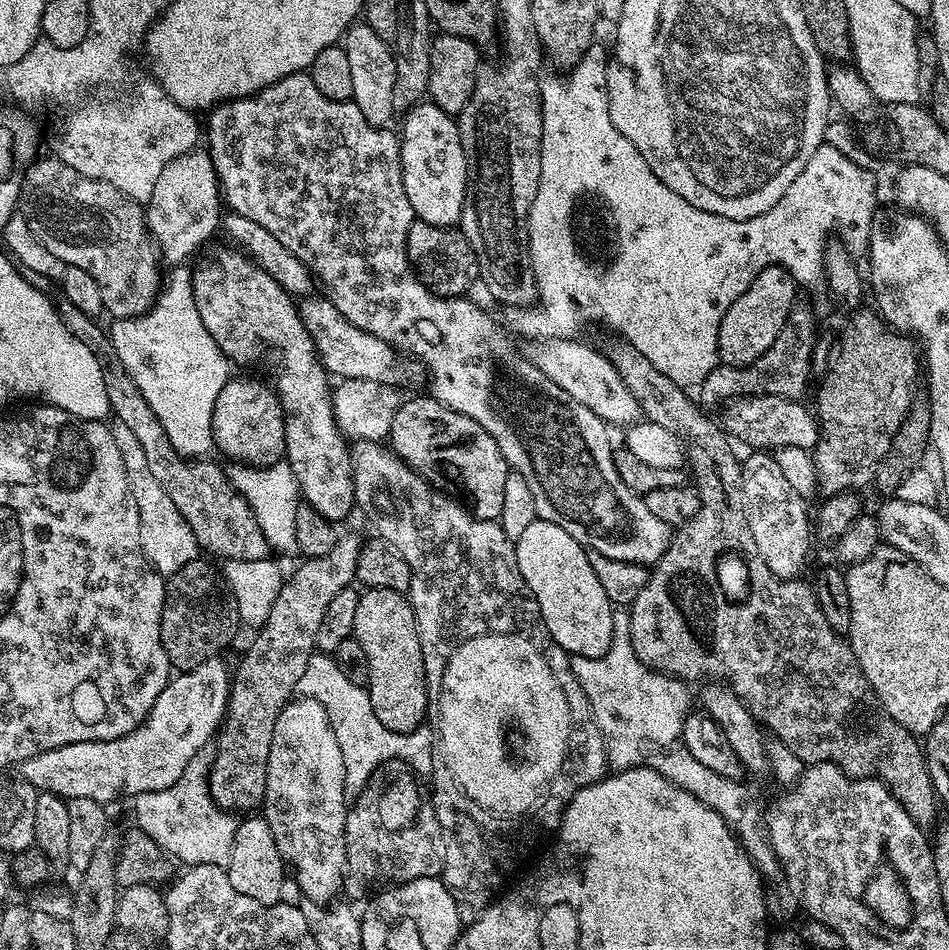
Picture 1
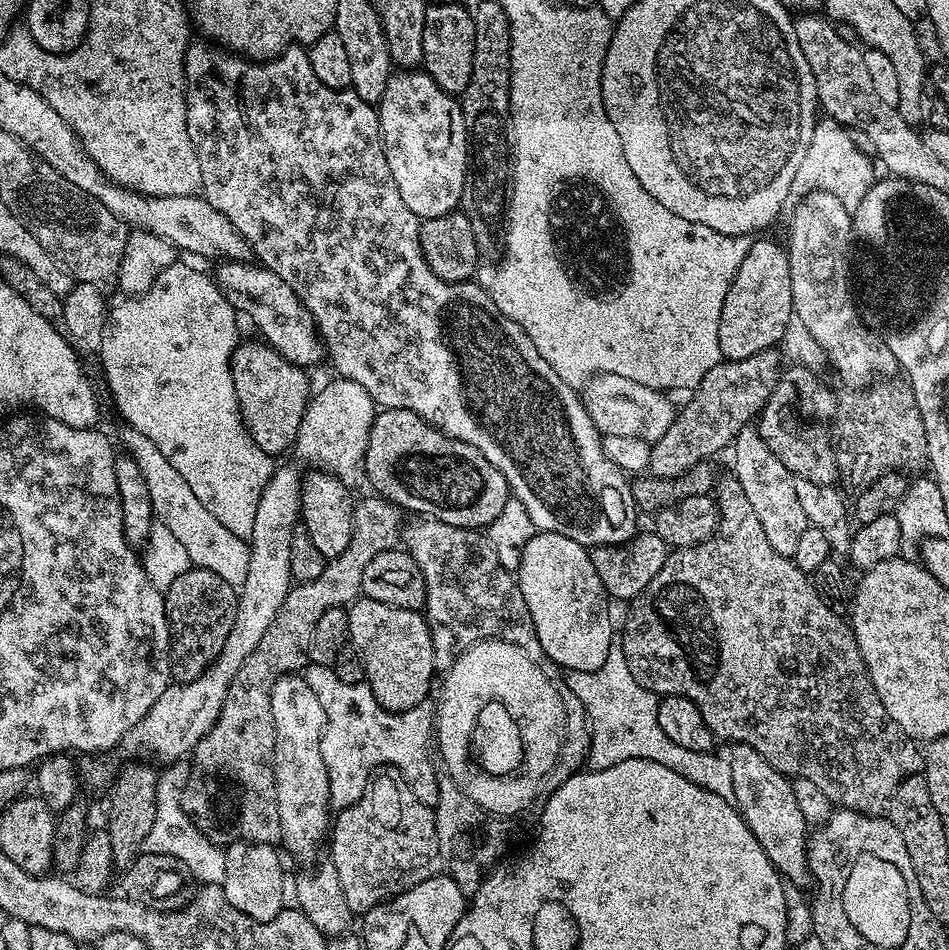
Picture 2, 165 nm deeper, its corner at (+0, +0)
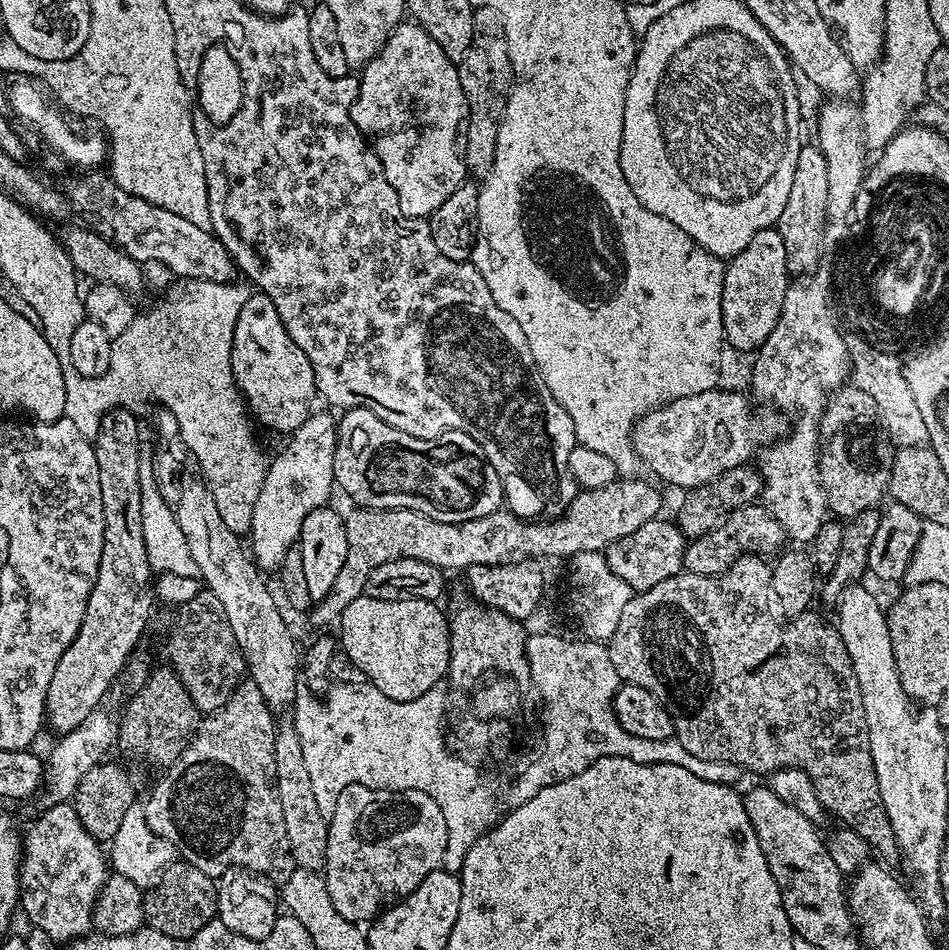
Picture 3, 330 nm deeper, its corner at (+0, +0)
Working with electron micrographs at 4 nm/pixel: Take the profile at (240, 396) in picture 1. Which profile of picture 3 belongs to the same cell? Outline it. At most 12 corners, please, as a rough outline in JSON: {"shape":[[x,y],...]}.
{"shape":[[265,292],[238,314],[232,377],[251,415],[296,432],[318,393]]}

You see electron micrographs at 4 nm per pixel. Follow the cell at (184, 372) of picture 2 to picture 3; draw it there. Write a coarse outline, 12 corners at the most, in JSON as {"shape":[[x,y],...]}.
{"shape":[[180,278],[66,379],[63,419],[174,414],[222,522],[251,533],[269,461],[232,377],[250,288]]}

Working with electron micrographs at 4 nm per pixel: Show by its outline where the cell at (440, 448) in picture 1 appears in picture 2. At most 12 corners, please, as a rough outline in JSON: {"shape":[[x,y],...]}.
{"shape":[[377,411],[375,495],[487,529],[510,499],[477,448],[418,414]]}

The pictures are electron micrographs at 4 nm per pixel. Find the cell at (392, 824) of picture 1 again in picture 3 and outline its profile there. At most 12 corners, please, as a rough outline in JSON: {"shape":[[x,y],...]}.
{"shape":[[348,784],[327,817],[334,910],[371,921],[446,854],[430,794]]}

